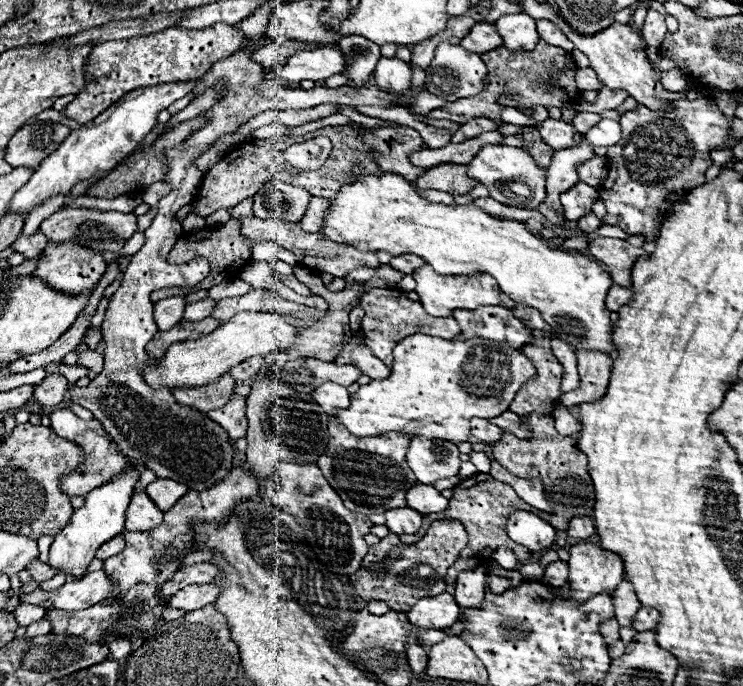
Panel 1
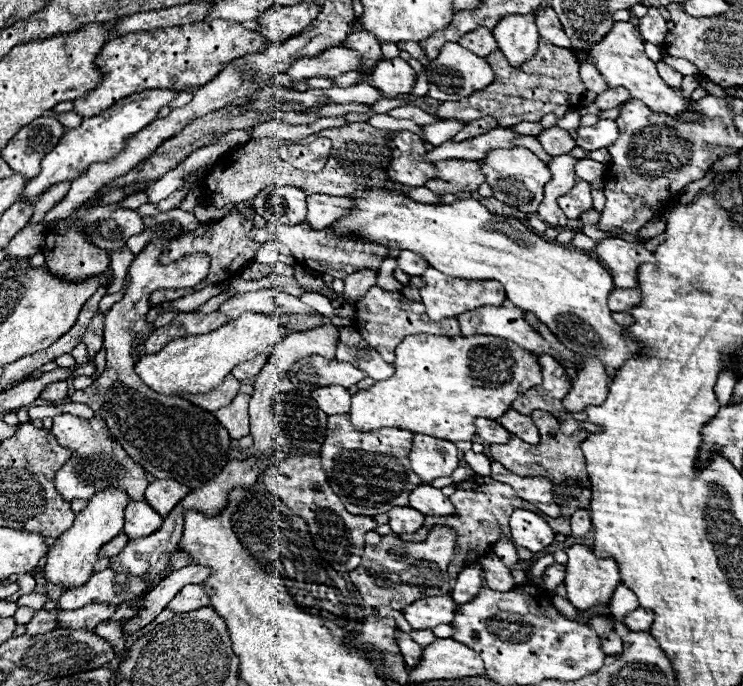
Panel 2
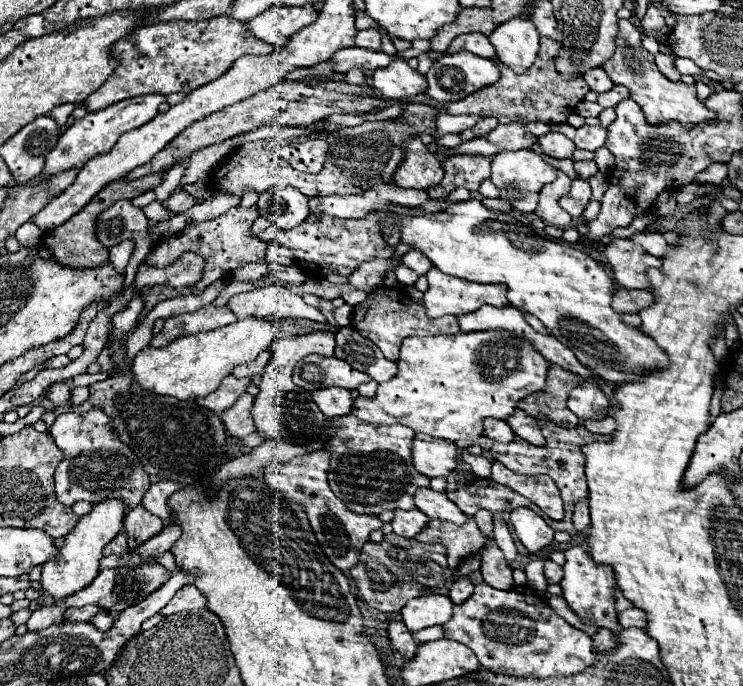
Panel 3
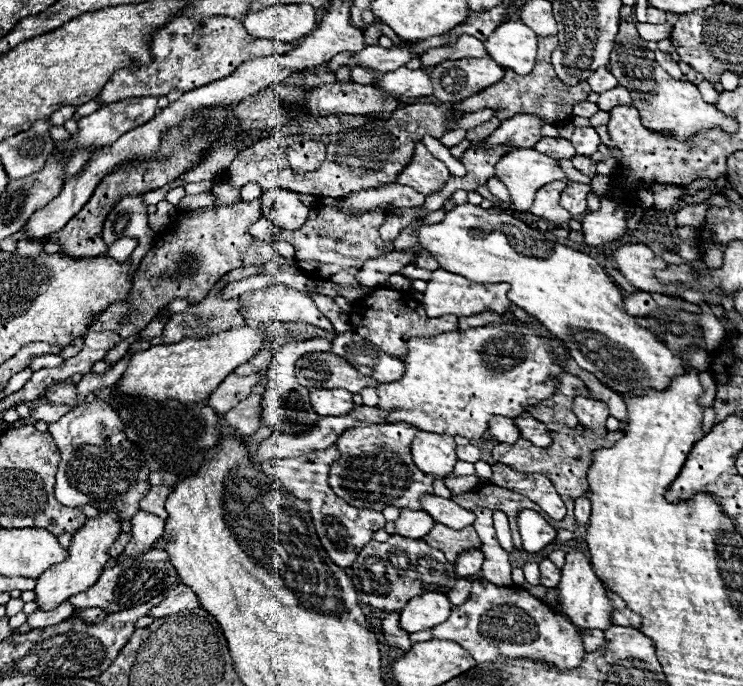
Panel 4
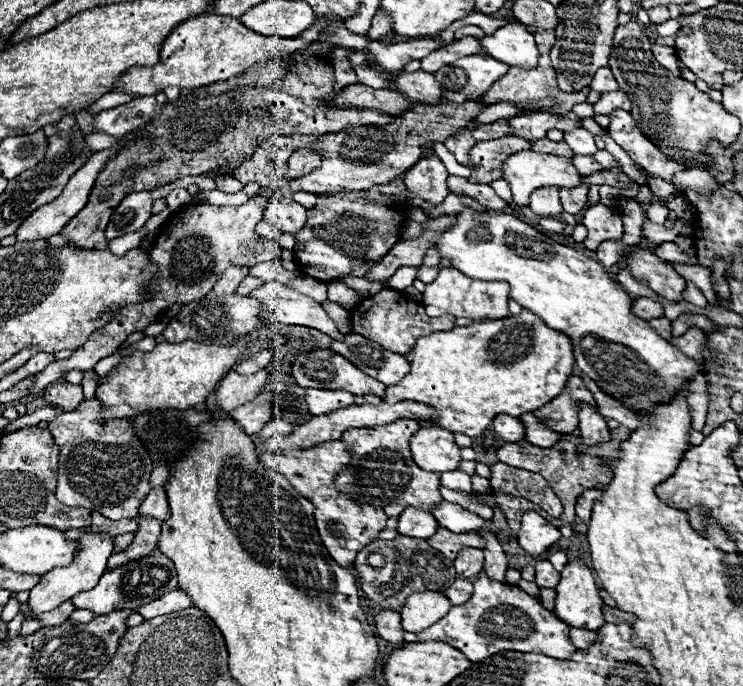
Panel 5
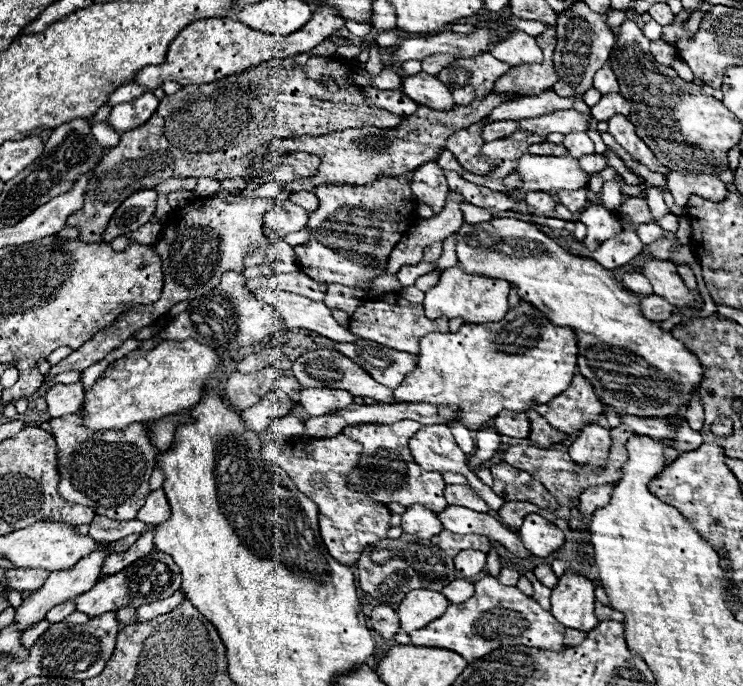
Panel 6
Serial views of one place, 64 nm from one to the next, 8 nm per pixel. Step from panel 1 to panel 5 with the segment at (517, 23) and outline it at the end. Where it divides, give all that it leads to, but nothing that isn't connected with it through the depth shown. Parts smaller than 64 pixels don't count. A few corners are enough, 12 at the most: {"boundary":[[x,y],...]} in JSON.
{"boundary":[[506,24],[480,44],[508,66],[538,66],[534,34],[524,24]]}

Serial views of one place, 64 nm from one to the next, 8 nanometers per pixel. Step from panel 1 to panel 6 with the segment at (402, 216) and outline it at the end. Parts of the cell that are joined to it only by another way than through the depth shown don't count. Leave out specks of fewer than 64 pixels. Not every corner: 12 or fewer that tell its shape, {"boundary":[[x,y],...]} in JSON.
{"boundary":[[516,218],[464,222],[458,266],[578,340],[620,414],[672,416],[700,360],[592,258]]}

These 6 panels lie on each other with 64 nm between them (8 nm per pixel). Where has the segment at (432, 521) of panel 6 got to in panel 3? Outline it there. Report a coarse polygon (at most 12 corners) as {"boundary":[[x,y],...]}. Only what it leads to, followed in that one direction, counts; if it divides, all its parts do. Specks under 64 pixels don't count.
{"boundary":[[394,510],[394,532],[414,538],[428,516],[420,510]]}

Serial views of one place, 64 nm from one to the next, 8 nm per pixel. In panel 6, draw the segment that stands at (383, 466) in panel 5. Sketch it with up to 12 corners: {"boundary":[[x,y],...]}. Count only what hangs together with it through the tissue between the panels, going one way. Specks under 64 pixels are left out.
{"boundary":[[420,422],[360,424],[348,484],[372,500],[448,506],[442,474],[416,466],[408,440]]}

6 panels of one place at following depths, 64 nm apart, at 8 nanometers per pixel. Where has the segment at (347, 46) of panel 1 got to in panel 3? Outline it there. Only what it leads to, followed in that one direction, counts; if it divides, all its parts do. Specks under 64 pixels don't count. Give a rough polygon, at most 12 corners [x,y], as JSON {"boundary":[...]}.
{"boundary":[[376,28],[354,36],[356,46],[380,48],[382,34]]}

